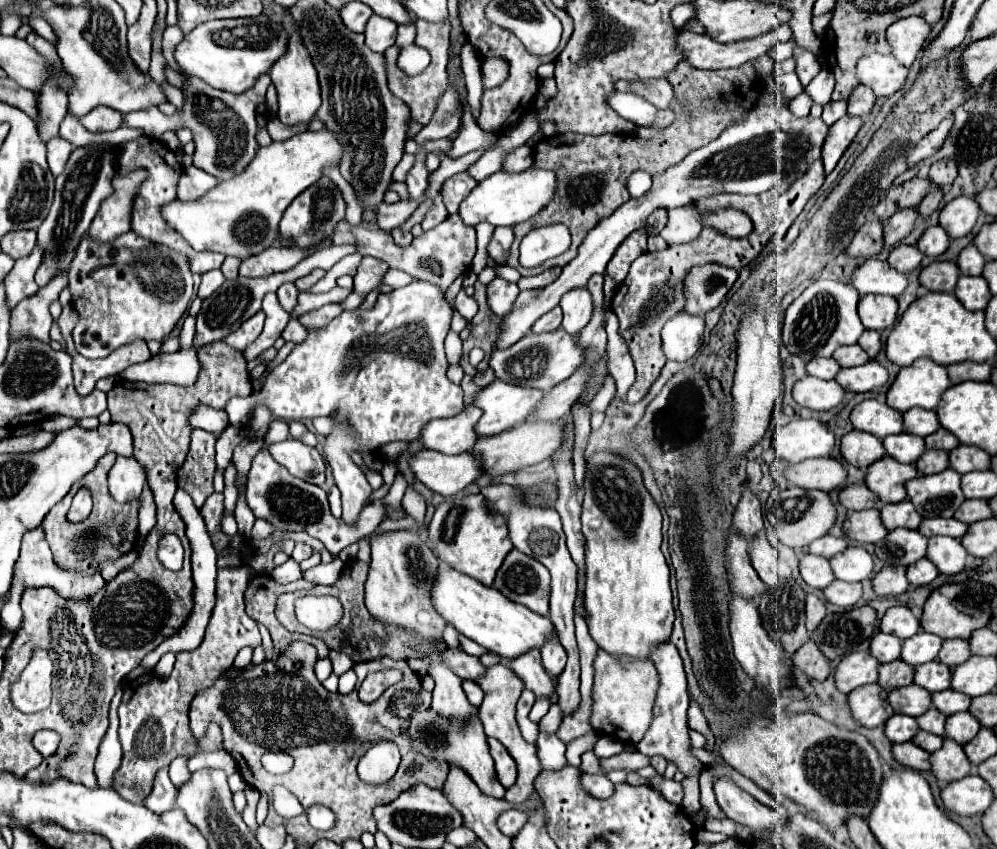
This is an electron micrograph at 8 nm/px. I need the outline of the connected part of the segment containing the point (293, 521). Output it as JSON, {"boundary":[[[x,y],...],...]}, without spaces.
{"boundary":[[[262,448],[254,456],[246,486],[248,486],[248,506],[256,518],[270,522],[280,532],[306,532],[312,538],[318,538],[324,542],[324,546],[330,550],[332,556],[338,556],[338,552],[344,550],[346,546],[358,542],[366,534],[372,534],[378,528],[378,524],[388,518],[388,514],[400,512],[402,498],[408,488],[406,480],[402,476],[396,476],[390,492],[382,500],[370,502],[364,508],[358,522],[354,526],[348,526],[348,524],[344,524],[344,520],[336,520],[332,516],[330,504],[328,504],[328,494],[320,486],[308,484],[308,482],[292,476],[290,472],[286,472],[286,468],[282,468],[280,464],[276,464],[276,460],[272,460],[272,456],[266,448]]]}

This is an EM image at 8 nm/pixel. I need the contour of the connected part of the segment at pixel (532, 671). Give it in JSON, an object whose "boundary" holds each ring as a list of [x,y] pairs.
{"boundary":[[[540,650],[524,652],[524,656],[518,656],[516,660],[510,660],[508,664],[526,684],[528,690],[532,690],[536,696],[550,696],[554,690],[554,682],[550,680],[548,672],[544,672]]]}

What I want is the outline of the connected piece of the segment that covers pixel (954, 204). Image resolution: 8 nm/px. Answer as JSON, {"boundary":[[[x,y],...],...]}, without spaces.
{"boundary":[[[956,198],[940,210],[940,226],[952,238],[966,236],[980,216],[980,206],[976,198]]]}

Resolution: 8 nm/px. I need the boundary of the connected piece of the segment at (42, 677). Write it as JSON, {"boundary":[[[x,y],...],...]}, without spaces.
{"boundary":[[[36,650],[16,680],[11,686],[13,705],[22,712],[38,712],[44,710],[52,698],[53,662],[46,650]]]}

